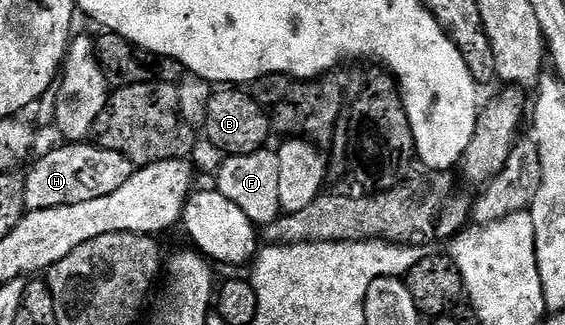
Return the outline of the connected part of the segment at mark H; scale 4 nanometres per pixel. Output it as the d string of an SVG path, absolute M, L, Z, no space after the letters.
M73 145L62 147L45 155L33 168L25 181L25 210L47 211L56 207L71 207L107 197L129 180L131 174L130 160L116 151L98 149L96 146Z

